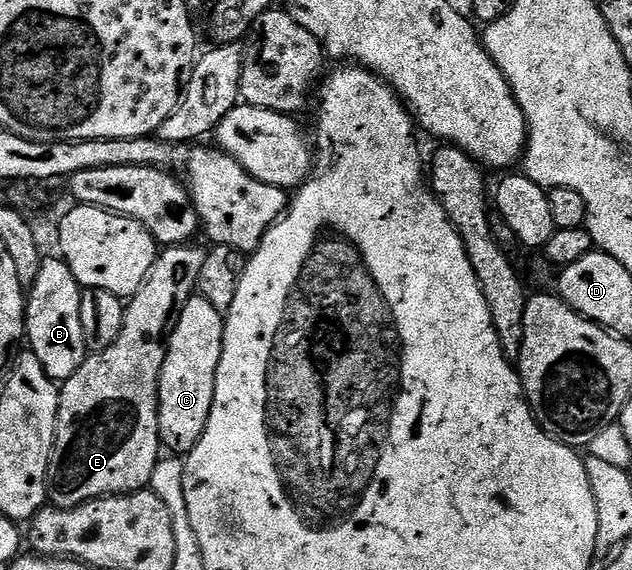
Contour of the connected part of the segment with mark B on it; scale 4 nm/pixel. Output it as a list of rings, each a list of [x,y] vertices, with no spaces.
[[[60,256],[46,257],[39,268],[35,284],[27,292],[25,303],[25,338],[28,349],[39,356],[43,372],[54,382],[63,384],[85,363],[90,355],[87,340],[83,340],[83,320],[79,317],[79,304],[83,287],[71,268]]]

